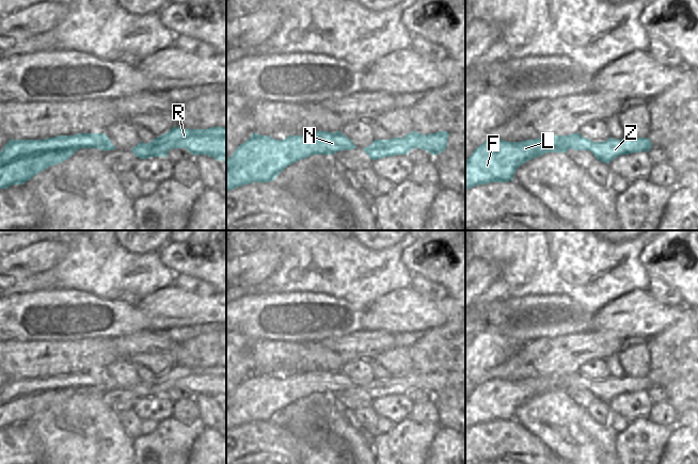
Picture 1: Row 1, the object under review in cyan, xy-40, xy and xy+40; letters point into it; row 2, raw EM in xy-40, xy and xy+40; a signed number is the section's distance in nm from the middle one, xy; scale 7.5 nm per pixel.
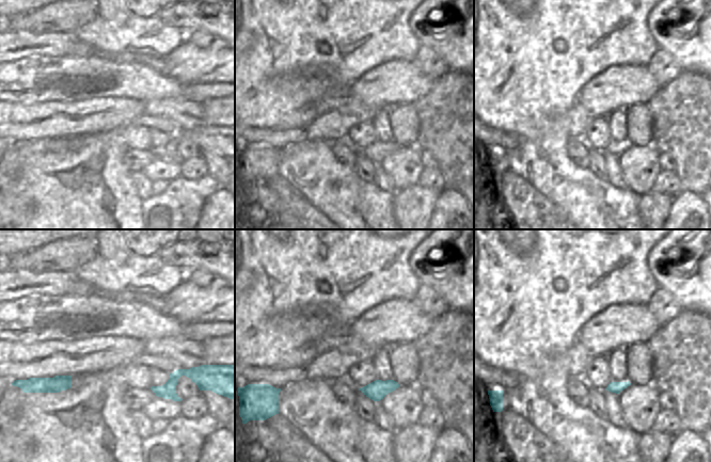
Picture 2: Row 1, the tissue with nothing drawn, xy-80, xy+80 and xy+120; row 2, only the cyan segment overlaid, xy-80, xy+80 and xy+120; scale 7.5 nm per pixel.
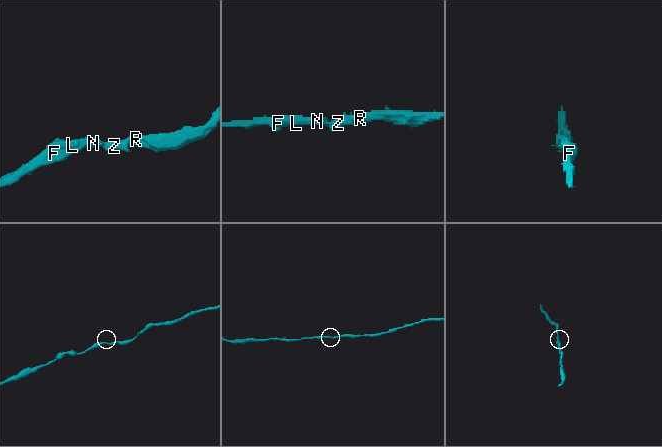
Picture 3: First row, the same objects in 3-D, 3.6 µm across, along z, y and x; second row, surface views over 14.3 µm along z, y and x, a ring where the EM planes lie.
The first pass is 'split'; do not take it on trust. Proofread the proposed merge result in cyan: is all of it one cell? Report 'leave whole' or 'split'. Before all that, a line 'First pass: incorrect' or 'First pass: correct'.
First pass: incorrect
leave whole

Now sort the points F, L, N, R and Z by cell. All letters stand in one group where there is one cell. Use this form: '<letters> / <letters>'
F L N R Z

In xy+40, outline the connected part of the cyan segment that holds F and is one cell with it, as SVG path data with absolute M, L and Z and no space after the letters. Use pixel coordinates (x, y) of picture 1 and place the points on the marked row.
M572 133L570 135L551 135L549 138L538 138L536 140L525 140L523 142L489 140L478 146L465 160L465 190L478 185L508 182L513 180L515 171L523 163L546 153L567 153L570 148L574 150L590 150L599 161L608 164L613 159L621 155L630 155L643 150L648 153L651 147L652 143L648 138L625 137L621 140L609 138L604 142L592 142L587 138L583 138L580 133Z

